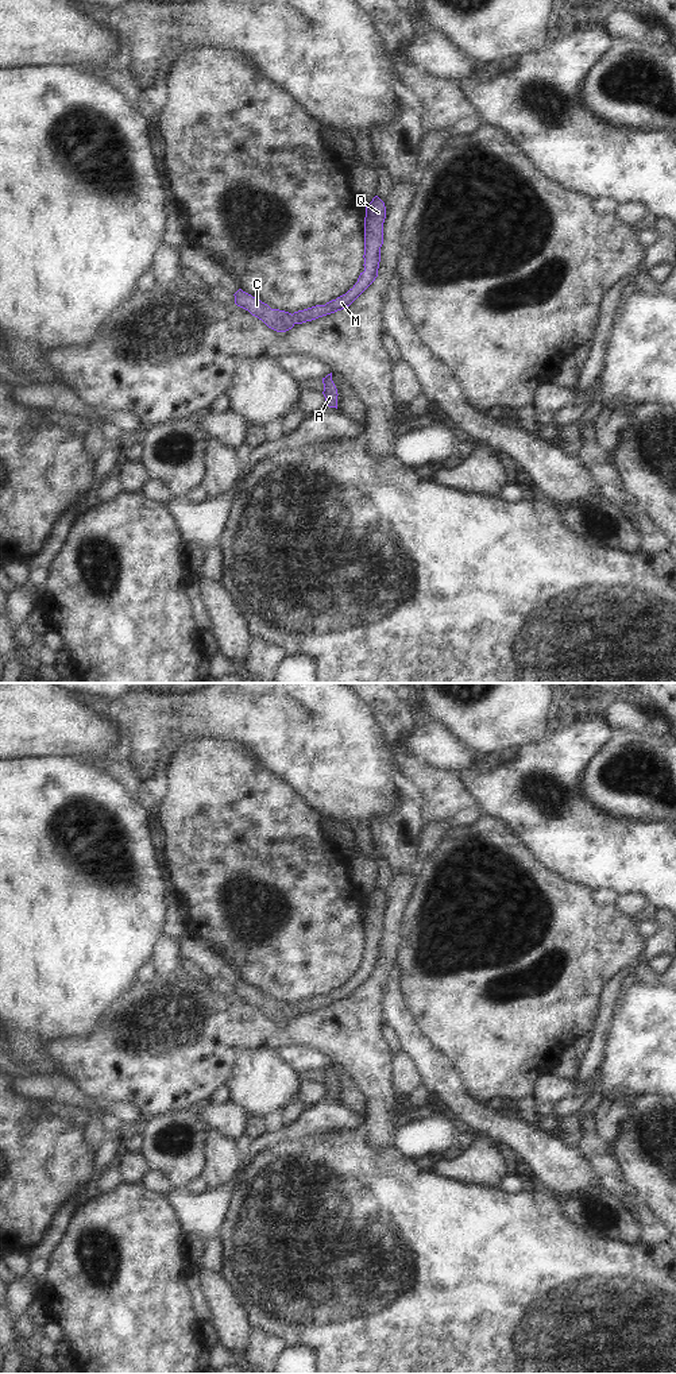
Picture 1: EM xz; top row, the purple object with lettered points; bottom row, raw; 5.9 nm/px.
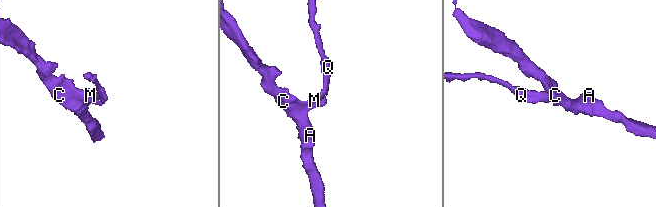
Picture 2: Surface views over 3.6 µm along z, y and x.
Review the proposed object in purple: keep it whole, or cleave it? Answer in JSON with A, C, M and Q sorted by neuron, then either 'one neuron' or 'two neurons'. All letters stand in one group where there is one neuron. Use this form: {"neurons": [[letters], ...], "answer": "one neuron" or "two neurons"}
{"neurons": [["A", "C", "M", "Q"]], "answer": "one neuron"}

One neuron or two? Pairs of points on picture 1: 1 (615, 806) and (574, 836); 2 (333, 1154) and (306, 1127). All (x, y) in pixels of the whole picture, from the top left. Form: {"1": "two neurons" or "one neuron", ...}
{"1": "two neurons", "2": "two neurons"}

